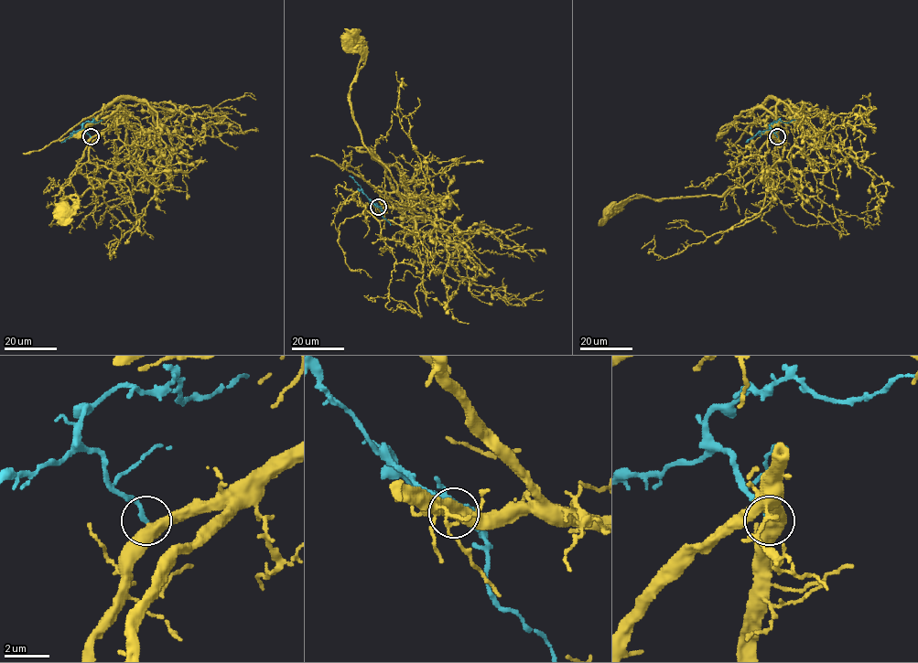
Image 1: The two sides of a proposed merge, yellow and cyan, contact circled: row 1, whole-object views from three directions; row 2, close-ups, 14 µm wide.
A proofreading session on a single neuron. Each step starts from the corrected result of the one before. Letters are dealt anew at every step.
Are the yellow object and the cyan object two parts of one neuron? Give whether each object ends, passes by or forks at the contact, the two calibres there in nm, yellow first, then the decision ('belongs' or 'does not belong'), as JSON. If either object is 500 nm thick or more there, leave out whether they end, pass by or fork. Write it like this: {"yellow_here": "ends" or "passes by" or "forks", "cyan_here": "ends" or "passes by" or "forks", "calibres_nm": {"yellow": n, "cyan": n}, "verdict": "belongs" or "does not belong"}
{"calibres_nm": {"yellow": 550, "cyan": 200}, "verdict": "belongs"}

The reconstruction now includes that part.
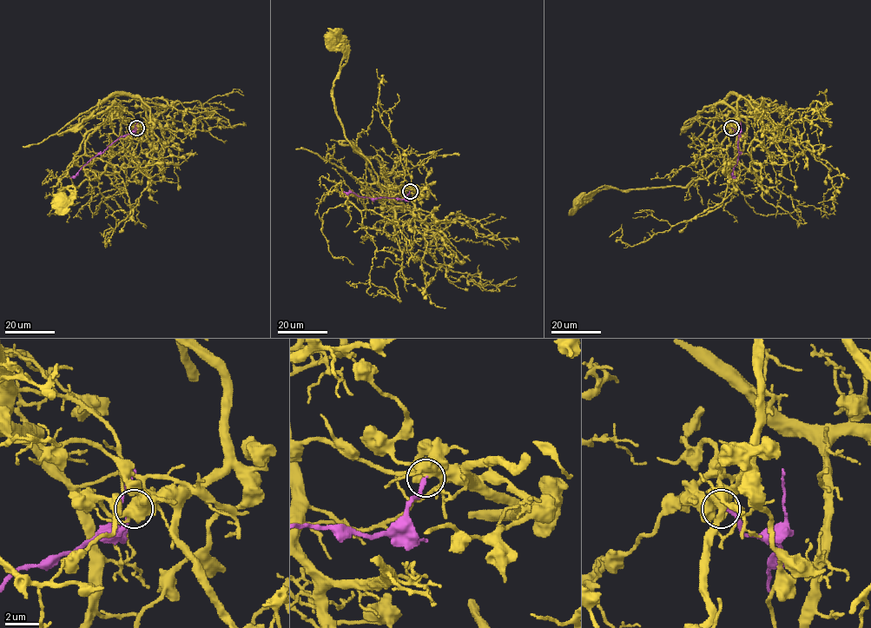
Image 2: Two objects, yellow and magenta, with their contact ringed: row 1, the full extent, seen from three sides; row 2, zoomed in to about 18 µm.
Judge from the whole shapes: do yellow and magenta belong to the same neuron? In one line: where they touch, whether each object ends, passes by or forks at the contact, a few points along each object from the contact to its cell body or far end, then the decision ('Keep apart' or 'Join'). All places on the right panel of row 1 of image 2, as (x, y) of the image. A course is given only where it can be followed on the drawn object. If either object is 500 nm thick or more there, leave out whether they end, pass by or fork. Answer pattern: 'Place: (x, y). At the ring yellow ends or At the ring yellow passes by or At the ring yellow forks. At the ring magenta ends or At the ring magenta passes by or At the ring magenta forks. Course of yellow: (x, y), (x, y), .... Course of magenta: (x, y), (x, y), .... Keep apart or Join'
Place: (731, 128). At the ring yellow forks. At the ring magenta ends. Course of yellow: (731, 128), (739, 112), (747, 127), (742, 150), (706, 178), (684, 187), (603, 188), (578, 203). Course of magenta: (731, 128), (740, 134), (737, 142), (739, 154), (732, 177). Join

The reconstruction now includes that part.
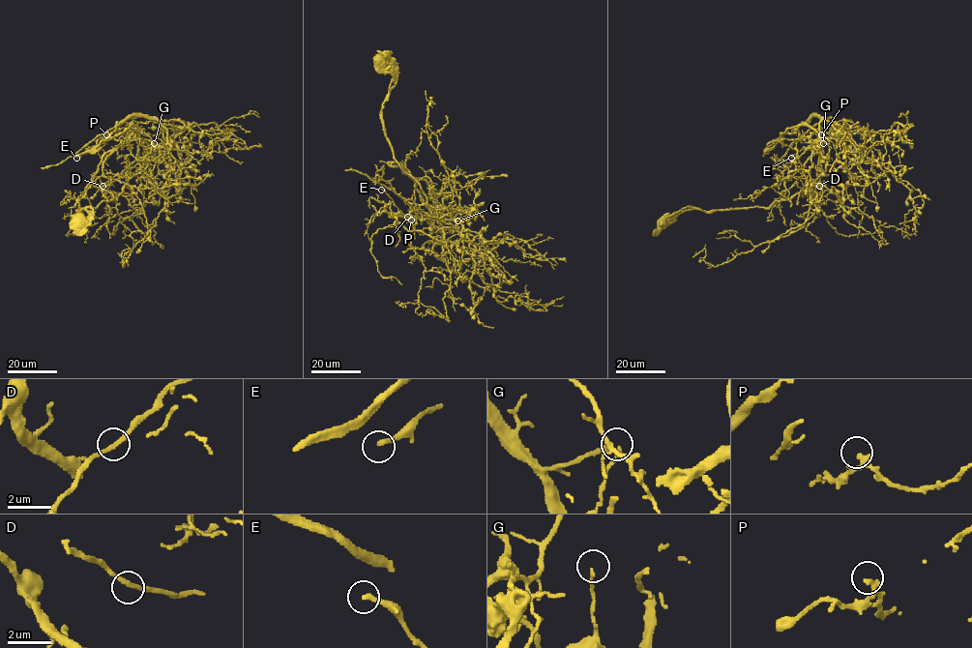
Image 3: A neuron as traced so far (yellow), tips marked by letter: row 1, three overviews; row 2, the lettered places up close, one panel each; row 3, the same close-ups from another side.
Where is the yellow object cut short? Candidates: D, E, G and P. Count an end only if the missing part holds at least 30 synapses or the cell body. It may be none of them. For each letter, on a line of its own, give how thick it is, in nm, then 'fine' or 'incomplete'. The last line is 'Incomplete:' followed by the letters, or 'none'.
D: 180 nm thick; fine
E: 200 nm thick; fine
G: 130 nm thick; fine
P: 240 nm thick; fine
Incomplete: none

